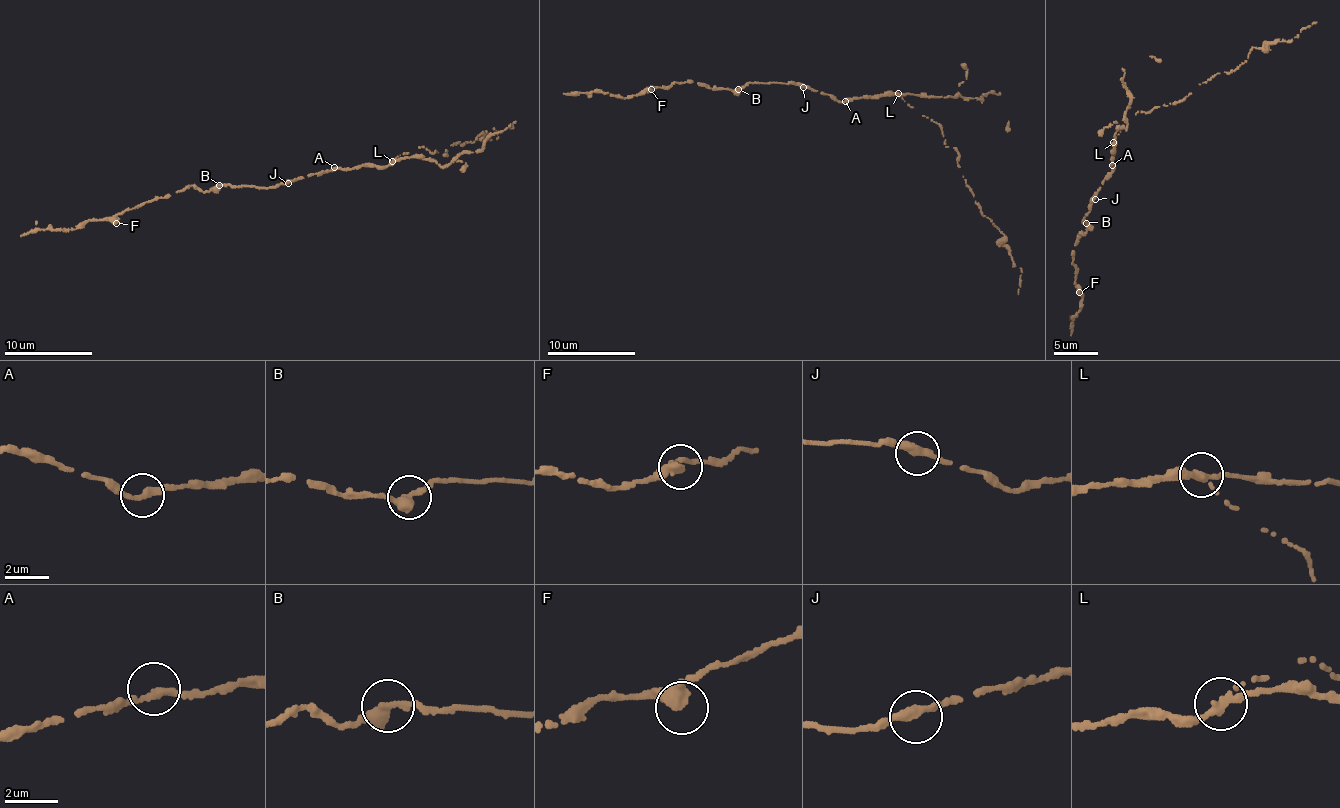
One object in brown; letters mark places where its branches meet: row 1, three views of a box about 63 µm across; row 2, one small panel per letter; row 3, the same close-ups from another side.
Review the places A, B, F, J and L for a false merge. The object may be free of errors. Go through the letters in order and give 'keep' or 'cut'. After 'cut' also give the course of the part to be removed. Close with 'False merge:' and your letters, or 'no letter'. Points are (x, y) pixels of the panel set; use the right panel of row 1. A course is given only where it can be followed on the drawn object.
A: keep
B: keep
F: keep
J: keep
L: cut | (1114, 141), (1135, 112), (1176, 103), (1203, 82), (1231, 73), (1250, 51), (1286, 42), (1317, 22)
False merge: L

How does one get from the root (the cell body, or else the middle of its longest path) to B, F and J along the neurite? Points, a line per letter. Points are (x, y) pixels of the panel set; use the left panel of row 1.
B: (336, 169), (284, 180), (269, 188), (219, 185)
F: (336, 169), (284, 180), (269, 188), (225, 184), (208, 191), (189, 185), (170, 196), (124, 209), (116, 223)
J: (336, 169), (301, 176), (288, 183)

